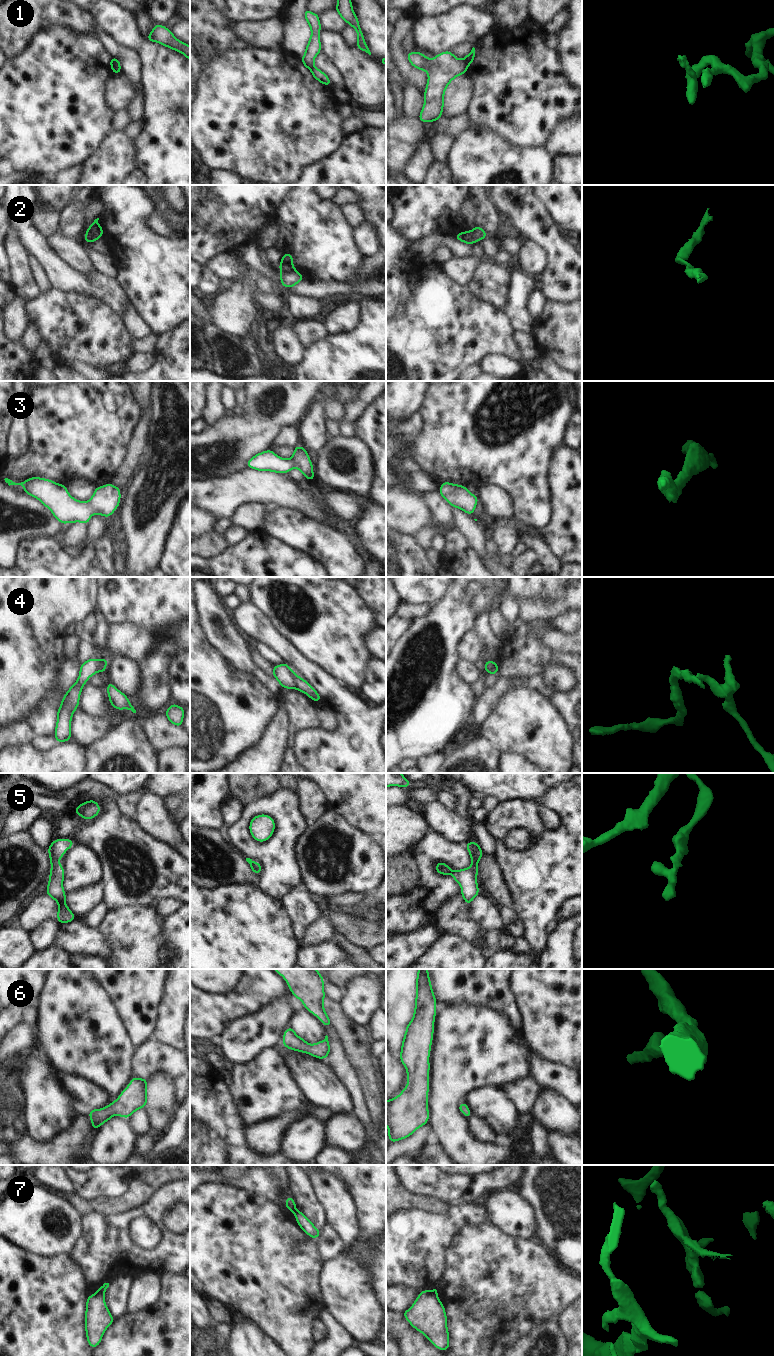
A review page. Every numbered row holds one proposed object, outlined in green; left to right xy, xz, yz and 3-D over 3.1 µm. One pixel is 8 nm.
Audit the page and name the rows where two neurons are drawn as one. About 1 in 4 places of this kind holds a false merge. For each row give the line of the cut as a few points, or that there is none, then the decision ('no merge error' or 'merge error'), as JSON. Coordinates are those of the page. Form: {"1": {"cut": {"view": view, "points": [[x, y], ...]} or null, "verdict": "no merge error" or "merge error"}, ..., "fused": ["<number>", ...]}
{"1": {"cut": {"view": "yz", "points": [[463, 59], [467, 66]]}, "verdict": "merge error"}, "2": {"cut": {"view": "xz", "points": [[294, 269], [288, 272], [281, 272]]}, "verdict": "merge error"}, "3": {"cut": null, "verdict": "no merge error"}, "4": {"cut": {"view": "xz", "points": [[295, 674], [296, 688]]}, "verdict": "merge error"}, "5": {"cut": null, "verdict": "no merge error"}, "6": {"cut": null, "verdict": "no merge error"}, "7": {"cut": {"view": "xy", "points": [[97, 1290], [102, 1294]]}, "verdict": "merge error"}, "fused": ["1", "2", "4", "7"]}

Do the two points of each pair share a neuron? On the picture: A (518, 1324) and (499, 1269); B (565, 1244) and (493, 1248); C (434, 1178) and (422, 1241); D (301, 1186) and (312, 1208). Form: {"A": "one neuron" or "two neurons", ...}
{"A": "one neuron", "B": "two neurons", "C": "two neurons", "D": "one neuron"}

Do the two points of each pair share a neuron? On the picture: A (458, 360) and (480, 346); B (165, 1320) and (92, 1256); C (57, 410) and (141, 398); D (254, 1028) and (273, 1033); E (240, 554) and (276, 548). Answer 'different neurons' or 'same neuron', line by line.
A: same neuron
B: different neurons
C: different neurons
D: same neuron
E: same neuron

